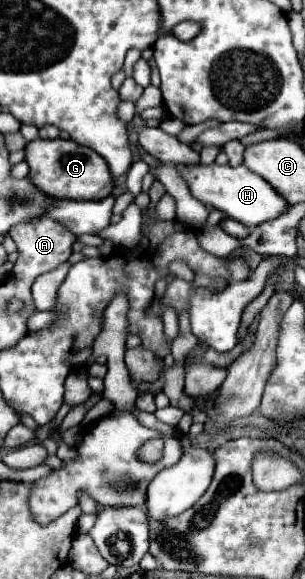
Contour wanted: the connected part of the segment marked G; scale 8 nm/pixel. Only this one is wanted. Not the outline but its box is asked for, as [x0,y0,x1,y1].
[26,139,114,199]

